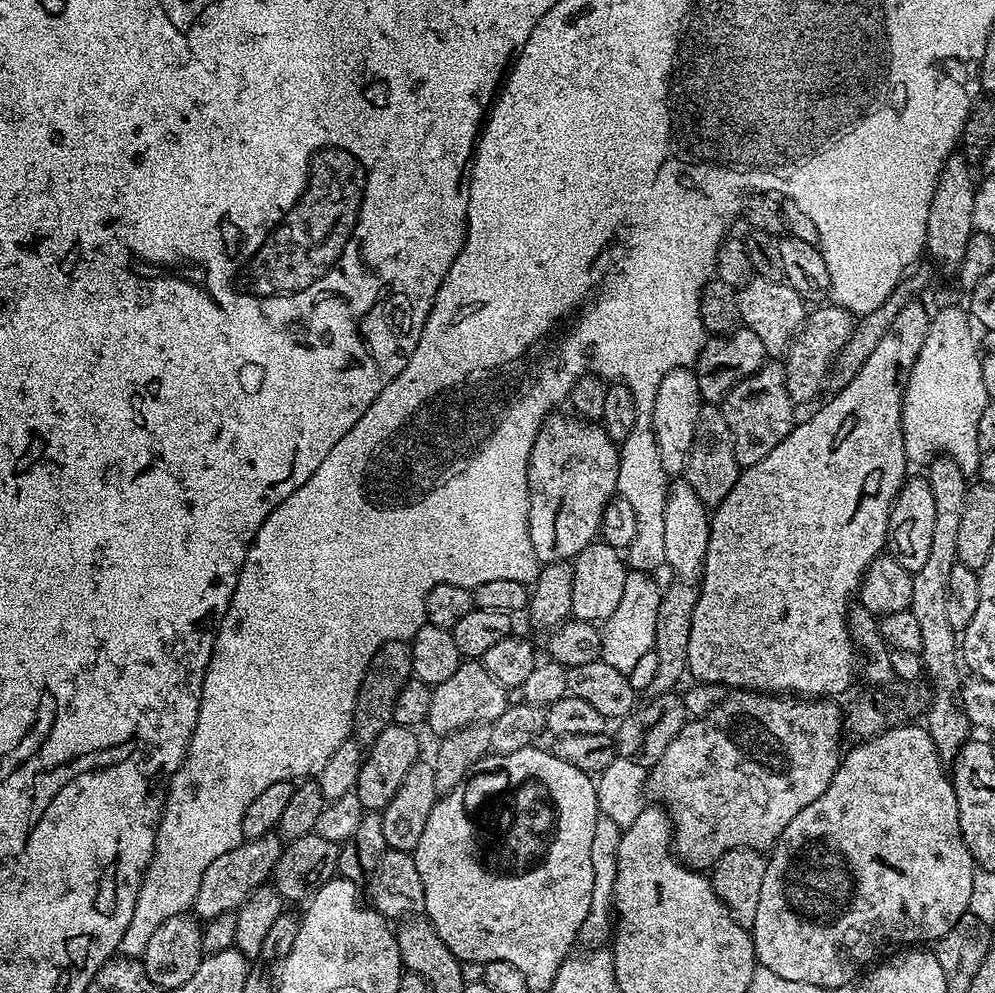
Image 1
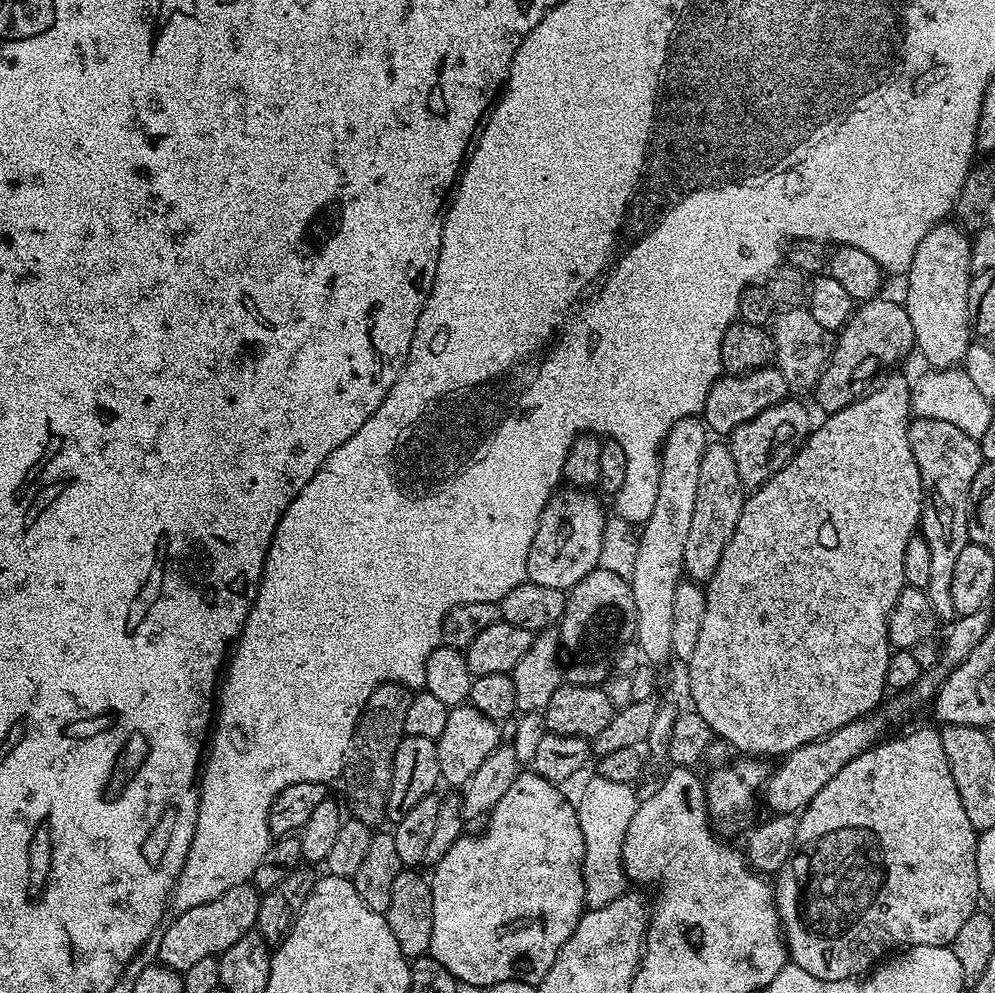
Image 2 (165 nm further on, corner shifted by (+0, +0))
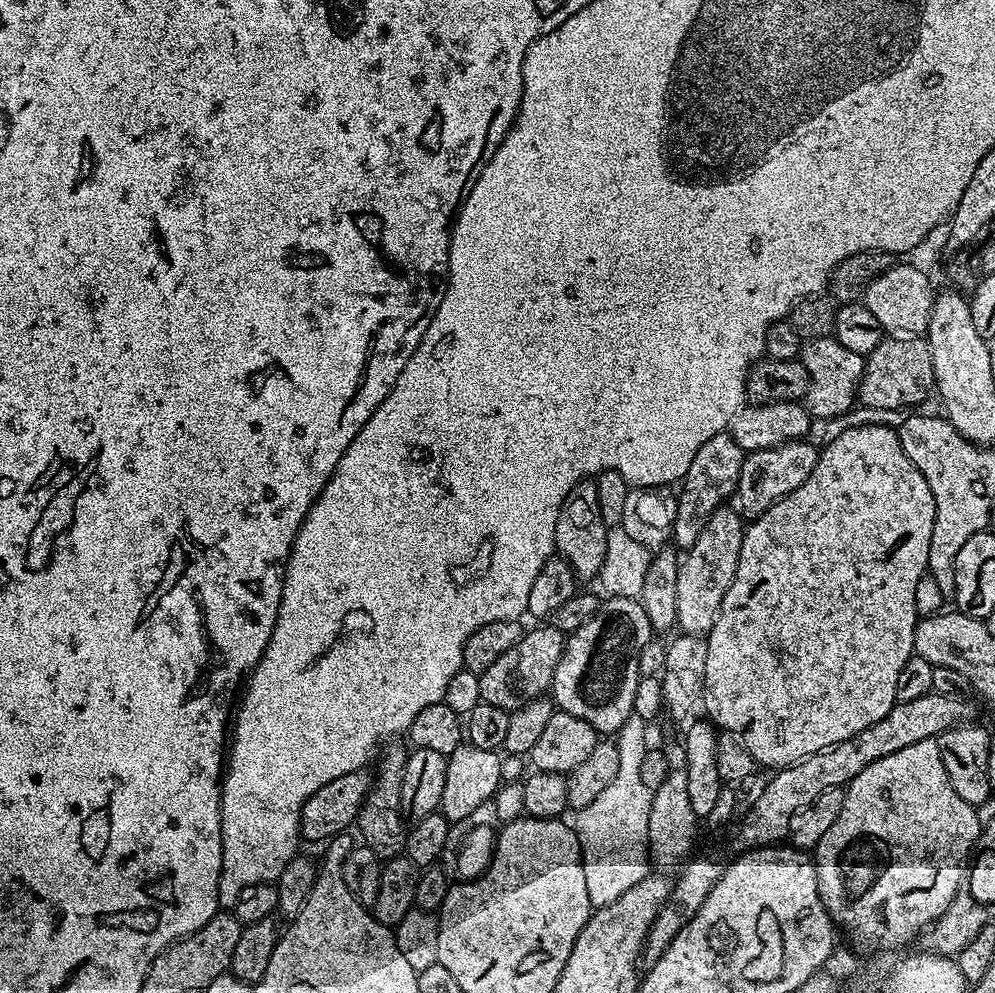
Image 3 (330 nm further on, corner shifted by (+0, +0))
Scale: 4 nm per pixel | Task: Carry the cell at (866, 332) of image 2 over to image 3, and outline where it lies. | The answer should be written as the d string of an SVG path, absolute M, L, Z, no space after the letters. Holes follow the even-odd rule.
M884 338L864 361L864 372L860 375L858 400L868 408L904 408L907 404L920 404L933 391L936 379L930 362L928 341L924 338Z

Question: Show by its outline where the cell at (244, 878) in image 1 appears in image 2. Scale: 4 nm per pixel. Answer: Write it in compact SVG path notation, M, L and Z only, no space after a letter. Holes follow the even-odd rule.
M251 883L239 884L210 902L202 902L202 906L194 906L179 913L175 917L176 921L159 933L159 963L183 974L202 958L219 957L221 952L234 946L234 942L238 942L246 933L256 928L260 898L261 893Z

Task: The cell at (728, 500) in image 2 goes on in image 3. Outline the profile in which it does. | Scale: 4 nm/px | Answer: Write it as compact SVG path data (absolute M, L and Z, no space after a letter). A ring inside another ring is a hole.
M731 506L715 508L698 534L694 546L683 553L678 564L678 594L676 595L676 624L681 633L703 637L712 628L730 582L738 570L738 554L746 524Z

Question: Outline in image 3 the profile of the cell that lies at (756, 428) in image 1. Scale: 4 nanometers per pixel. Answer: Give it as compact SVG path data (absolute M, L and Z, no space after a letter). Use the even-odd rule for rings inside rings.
M804 438L787 440L784 444L762 448L745 455L738 474L736 491L730 500L730 506L741 520L745 522L757 520L768 507L793 492L808 477L818 455L817 445L807 444L808 442Z

